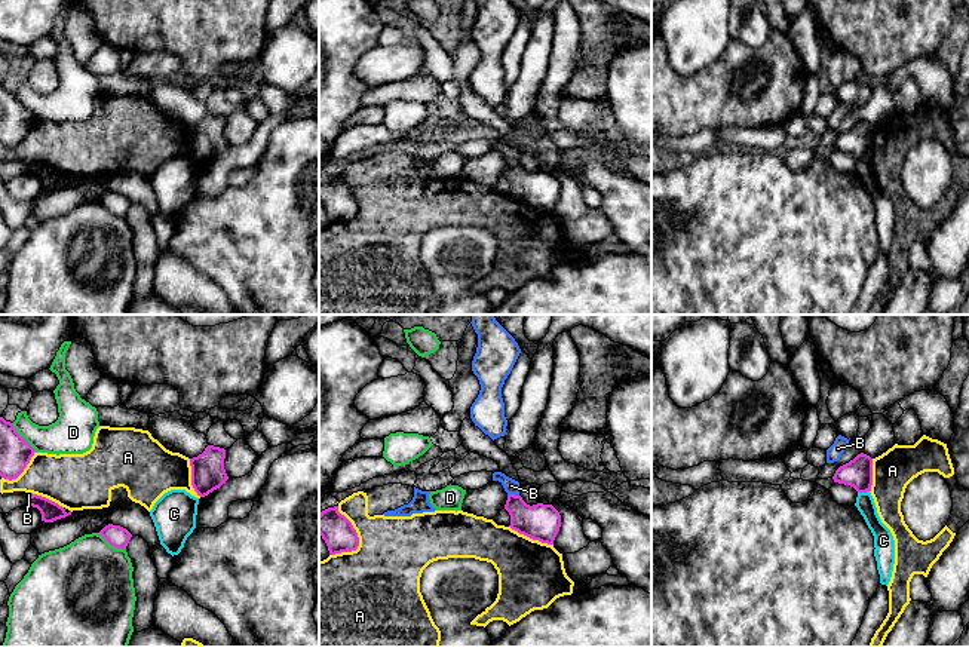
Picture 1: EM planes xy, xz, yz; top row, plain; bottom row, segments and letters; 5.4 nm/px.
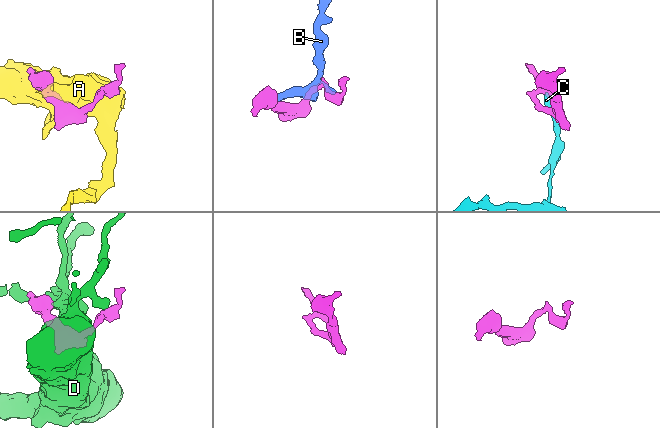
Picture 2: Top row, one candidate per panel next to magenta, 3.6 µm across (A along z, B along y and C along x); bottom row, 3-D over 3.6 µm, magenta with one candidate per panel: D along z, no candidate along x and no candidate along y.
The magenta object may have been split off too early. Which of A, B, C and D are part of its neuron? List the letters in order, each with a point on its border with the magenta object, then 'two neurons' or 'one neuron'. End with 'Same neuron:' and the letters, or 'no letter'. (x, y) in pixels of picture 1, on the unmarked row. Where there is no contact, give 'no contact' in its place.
A: contact xz (358, 208); two neurons
B: contact xz (514, 162); two neurons
C: contact yz (862, 159); two neurons
D: contact xy (23, 106); two neurons
Same neuron: no letter

